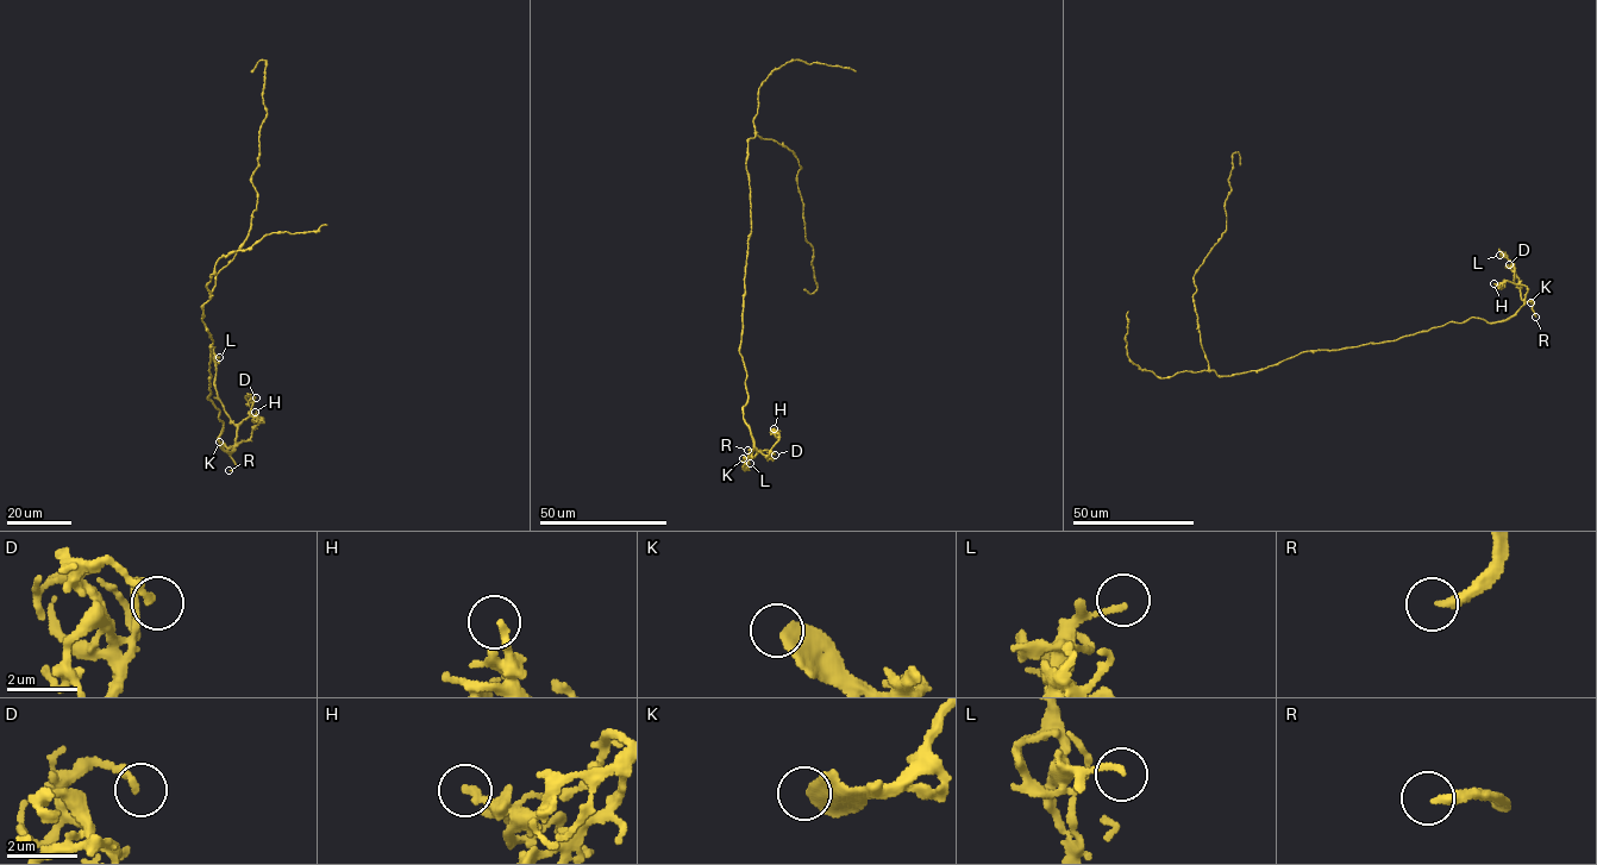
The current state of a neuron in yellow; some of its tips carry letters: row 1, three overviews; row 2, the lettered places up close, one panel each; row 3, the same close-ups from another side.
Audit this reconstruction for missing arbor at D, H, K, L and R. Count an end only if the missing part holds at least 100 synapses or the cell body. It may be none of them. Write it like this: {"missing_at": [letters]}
{"missing_at": ["R"]}

